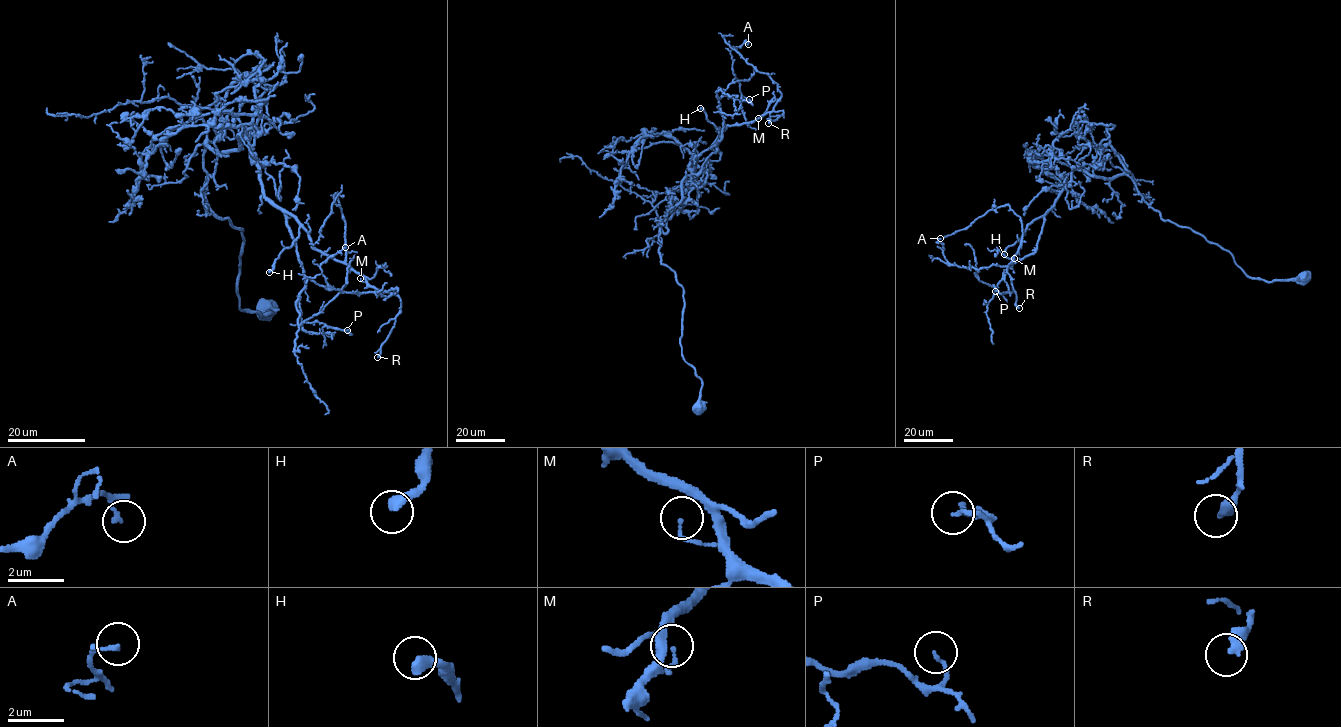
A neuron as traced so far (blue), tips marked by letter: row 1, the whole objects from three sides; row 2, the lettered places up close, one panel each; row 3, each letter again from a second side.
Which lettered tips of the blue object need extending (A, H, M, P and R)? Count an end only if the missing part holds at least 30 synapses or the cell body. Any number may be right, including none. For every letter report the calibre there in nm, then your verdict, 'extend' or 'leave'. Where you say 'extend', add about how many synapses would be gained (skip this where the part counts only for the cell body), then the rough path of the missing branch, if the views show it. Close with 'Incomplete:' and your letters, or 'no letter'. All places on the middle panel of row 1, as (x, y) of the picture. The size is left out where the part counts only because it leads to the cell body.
A: 110 nm | leave
H: 420 nm | extend | 45 syn | (700, 108), (702, 89), (711, 74), (704, 61), (698, 69), (700, 75)
M: 120 nm | leave
P: 130 nm | leave
R: 400 nm | leave
Incomplete: H

